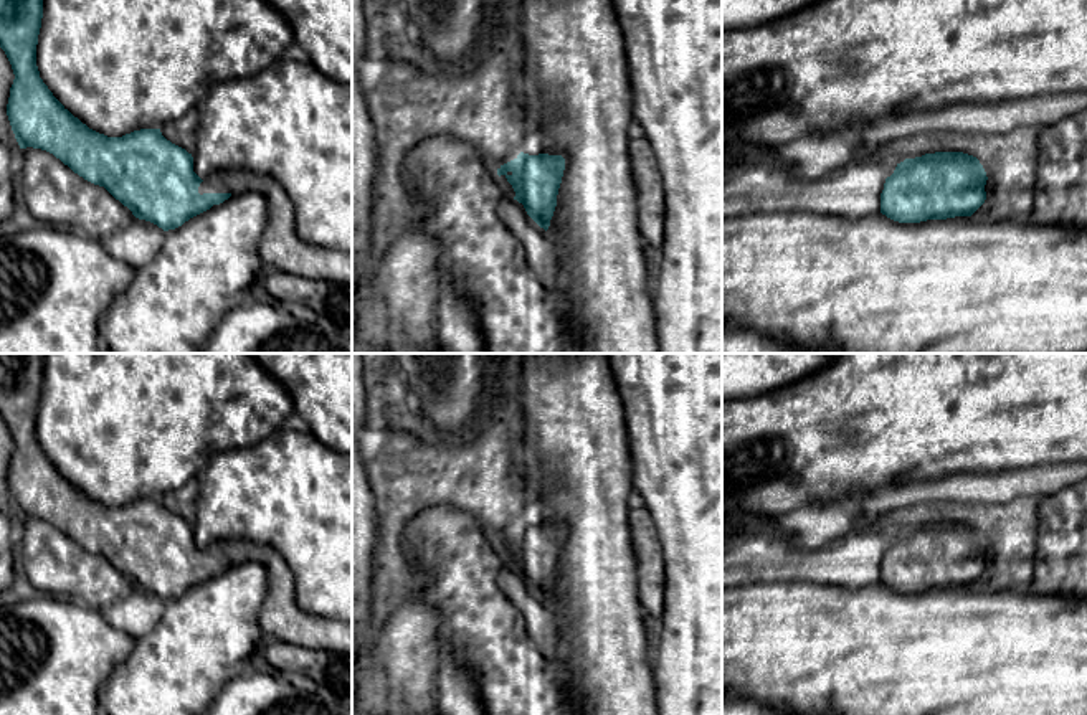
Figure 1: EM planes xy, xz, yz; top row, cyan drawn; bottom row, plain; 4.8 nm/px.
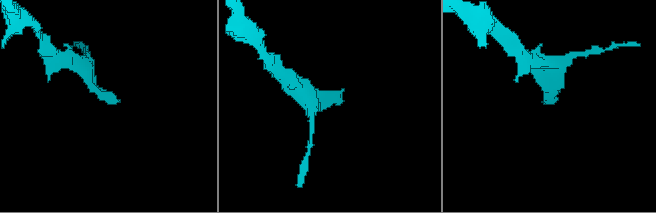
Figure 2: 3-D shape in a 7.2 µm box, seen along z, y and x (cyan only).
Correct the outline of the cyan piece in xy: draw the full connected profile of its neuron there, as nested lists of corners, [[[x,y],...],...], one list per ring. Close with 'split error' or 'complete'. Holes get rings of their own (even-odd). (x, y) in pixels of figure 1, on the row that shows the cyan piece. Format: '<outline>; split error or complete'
[[[0,0],[0,48],[15,74],[7,116],[20,149],[33,147],[53,154],[84,180],[104,187],[135,218],[150,221],[164,231],[182,226],[231,195],[261,193],[268,203],[268,221],[258,246],[263,264],[307,279],[352,286],[352,253],[304,243],[294,228],[294,205],[273,177],[246,168],[226,168],[202,180],[193,172],[192,154],[167,140],[160,129],[140,129],[122,137],[107,137],[74,117],[40,78],[36,45],[41,18],[43,0]]]; split error

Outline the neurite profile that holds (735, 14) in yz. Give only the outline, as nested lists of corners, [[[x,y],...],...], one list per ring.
[[[722,0],[722,30],[752,28],[791,15],[816,0]]]

